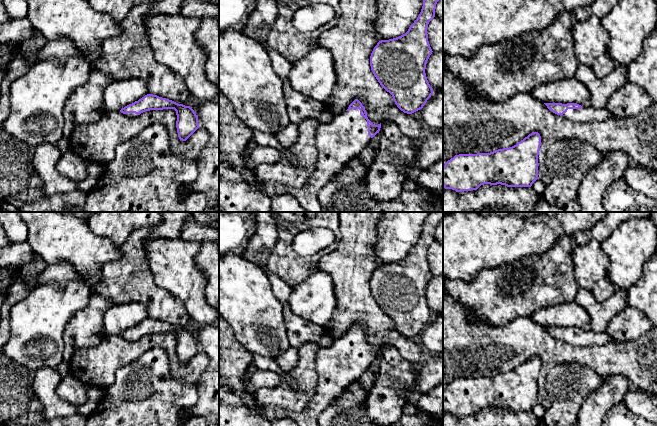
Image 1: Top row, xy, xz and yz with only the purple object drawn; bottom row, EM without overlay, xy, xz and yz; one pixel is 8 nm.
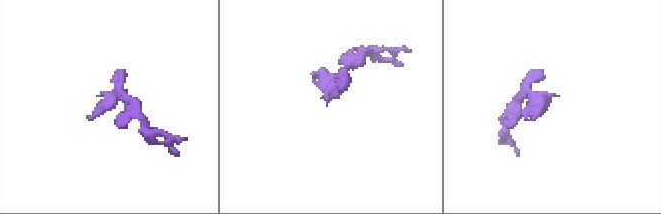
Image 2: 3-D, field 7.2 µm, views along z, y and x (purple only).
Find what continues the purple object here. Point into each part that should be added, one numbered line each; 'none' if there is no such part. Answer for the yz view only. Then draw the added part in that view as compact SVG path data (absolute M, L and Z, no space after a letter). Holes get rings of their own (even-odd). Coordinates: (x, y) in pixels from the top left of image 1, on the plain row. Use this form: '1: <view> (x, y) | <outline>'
1: yz (586, 338) | M591 330L581 333L568 333L562 340L574 346L601 346L613 338L606 331L597 333Z

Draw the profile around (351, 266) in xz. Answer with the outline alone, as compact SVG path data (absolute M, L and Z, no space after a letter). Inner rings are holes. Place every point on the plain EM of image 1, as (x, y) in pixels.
M339 212L341 238L338 247L323 256L318 264L318 270L331 276L336 296L336 309L325 329L335 341L358 323L374 349L391 343L403 358L420 363L425 354L422 345L397 331L370 290L371 277L379 266L375 246L377 225L383 213Z

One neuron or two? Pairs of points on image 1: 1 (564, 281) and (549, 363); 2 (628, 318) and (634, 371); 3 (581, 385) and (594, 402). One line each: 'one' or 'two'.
1: two
2: two
3: two

